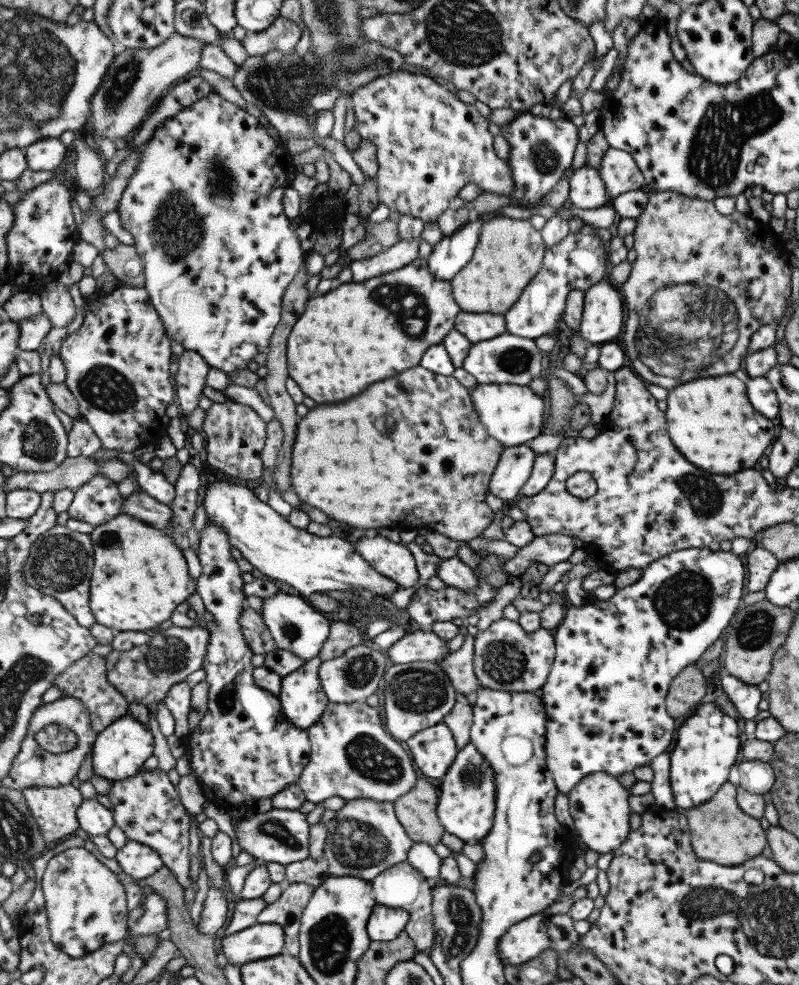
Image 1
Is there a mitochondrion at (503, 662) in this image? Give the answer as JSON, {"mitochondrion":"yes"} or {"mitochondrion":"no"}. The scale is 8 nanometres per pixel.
{"mitochondrion":"yes"}

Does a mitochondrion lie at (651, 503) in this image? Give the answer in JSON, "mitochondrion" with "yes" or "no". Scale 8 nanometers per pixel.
{"mitochondrion":"no"}

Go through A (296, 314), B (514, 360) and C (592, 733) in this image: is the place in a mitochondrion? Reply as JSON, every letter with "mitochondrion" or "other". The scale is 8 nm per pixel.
{"A":"other","B":"mitochondrion","C":"other"}

